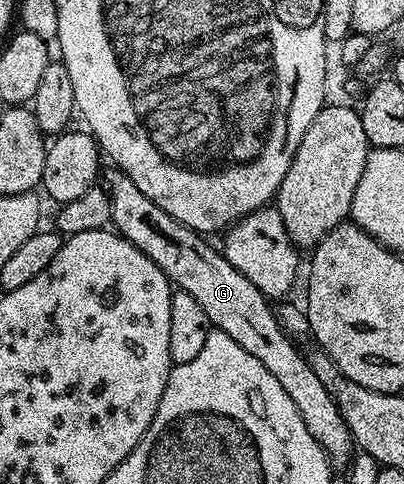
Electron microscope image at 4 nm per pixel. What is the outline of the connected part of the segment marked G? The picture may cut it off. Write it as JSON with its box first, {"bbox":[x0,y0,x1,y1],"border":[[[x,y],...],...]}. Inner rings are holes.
{"bbox":[105,167,357,467],"border":[[[114,167],[108,168],[108,170],[108,173],[107,170],[105,173],[105,188],[107,194],[111,196],[110,224],[113,226],[114,232],[129,243],[133,243],[133,247],[137,247],[145,255],[149,255],[149,259],[153,259],[153,263],[157,263],[157,267],[161,267],[161,271],[176,290],[193,295],[193,299],[197,299],[197,303],[201,303],[205,315],[209,315],[212,326],[218,332],[229,335],[229,339],[233,339],[233,343],[241,343],[241,347],[245,347],[245,351],[249,351],[249,355],[253,355],[253,359],[257,359],[257,363],[261,363],[261,367],[265,367],[269,371],[269,375],[273,375],[273,379],[277,379],[277,383],[281,383],[281,388],[289,391],[289,399],[293,399],[293,407],[297,407],[297,411],[301,411],[301,419],[305,419],[305,427],[309,427],[309,435],[313,435],[313,439],[317,439],[317,443],[325,451],[327,460],[331,462],[332,466],[346,467],[350,465],[357,446],[351,437],[349,427],[345,423],[345,419],[341,419],[341,411],[337,407],[333,395],[329,395],[329,391],[325,391],[325,383],[321,383],[321,379],[317,379],[313,367],[309,367],[304,350],[302,348],[299,350],[300,346],[287,337],[283,333],[283,329],[278,326],[271,310],[272,302],[268,297],[261,291],[257,291],[257,287],[253,283],[249,283],[249,279],[245,279],[245,275],[241,275],[241,271],[237,271],[237,267],[233,267],[233,263],[229,263],[229,259],[225,259],[216,246],[214,249],[207,242],[210,240],[204,234],[193,232],[189,227],[177,223],[177,219],[173,219],[173,215],[161,211],[161,207],[157,207],[157,203],[153,203],[153,199],[149,199],[145,195],[141,195],[141,191],[137,191],[137,187],[133,183],[133,179],[129,179],[129,175],[125,175],[120,169]]]}

